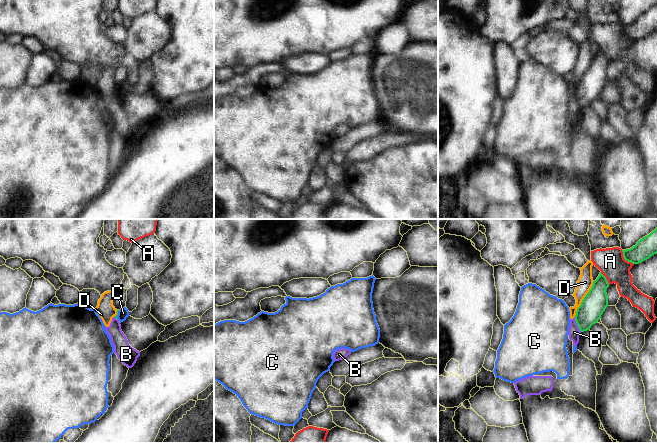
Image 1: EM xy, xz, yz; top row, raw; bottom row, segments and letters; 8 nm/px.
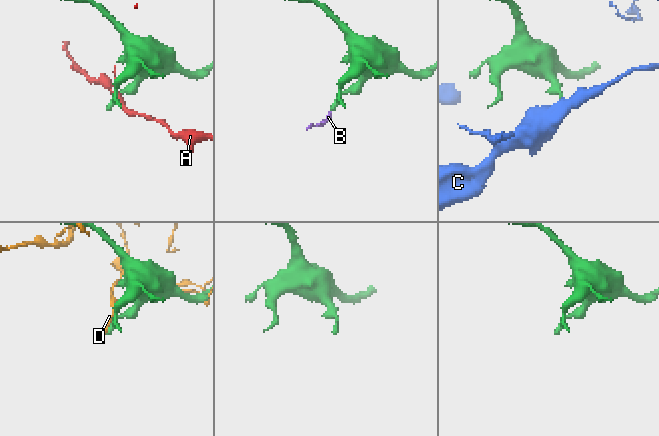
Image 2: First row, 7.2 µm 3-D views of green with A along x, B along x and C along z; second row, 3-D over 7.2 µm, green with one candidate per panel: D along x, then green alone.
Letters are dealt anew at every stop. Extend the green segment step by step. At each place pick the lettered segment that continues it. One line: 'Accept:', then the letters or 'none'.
Accept: none.

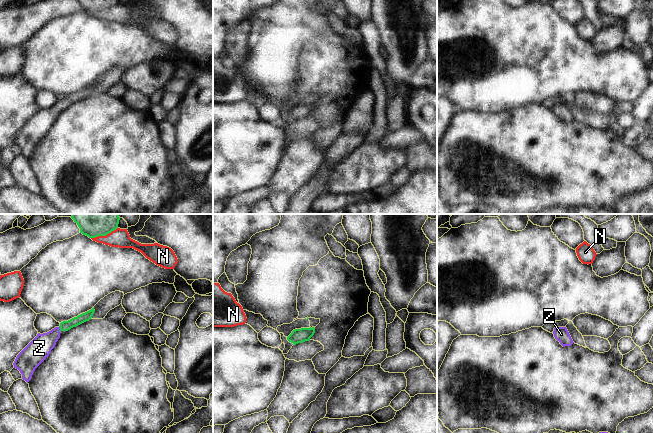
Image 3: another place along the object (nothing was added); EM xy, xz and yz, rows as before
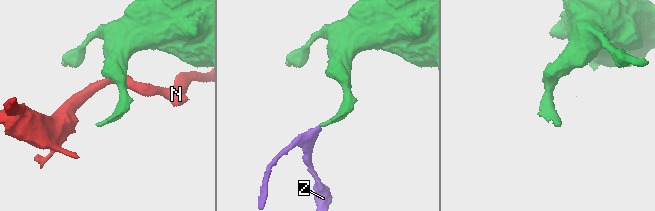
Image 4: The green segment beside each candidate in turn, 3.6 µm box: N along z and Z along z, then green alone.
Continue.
Accept: Z

